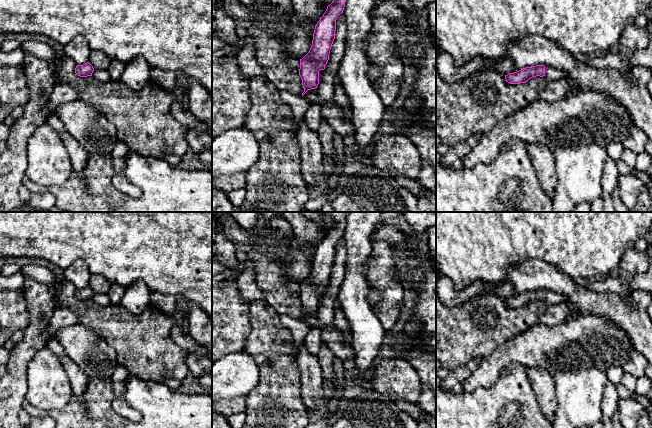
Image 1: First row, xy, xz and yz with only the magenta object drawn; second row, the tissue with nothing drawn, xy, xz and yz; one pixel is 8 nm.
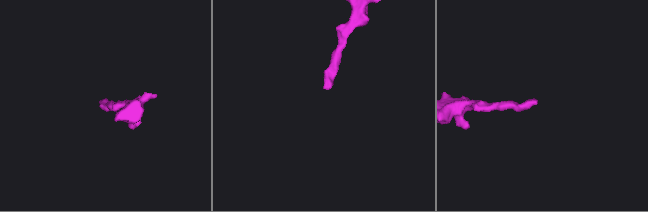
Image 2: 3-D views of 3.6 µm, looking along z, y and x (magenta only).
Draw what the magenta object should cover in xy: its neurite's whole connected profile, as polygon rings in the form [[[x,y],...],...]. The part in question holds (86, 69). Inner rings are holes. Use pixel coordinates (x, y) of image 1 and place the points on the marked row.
[[[89,62],[83,65],[77,65],[75,68],[75,73],[80,77],[92,76],[93,71],[94,68]]]

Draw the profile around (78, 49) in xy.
[[[77,36],[64,45],[63,54],[71,58],[76,65],[83,65],[89,62],[91,51],[87,40],[82,36]]]

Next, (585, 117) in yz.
[[[579,90],[558,101],[538,99],[511,114],[481,136],[460,164],[473,168],[478,163],[491,163],[510,138],[518,138],[526,144],[543,144],[552,152],[557,148],[589,144],[606,148],[611,143],[623,143],[633,127],[628,111],[609,94]]]

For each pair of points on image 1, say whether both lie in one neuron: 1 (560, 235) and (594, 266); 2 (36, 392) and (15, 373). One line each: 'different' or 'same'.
1: same
2: different

